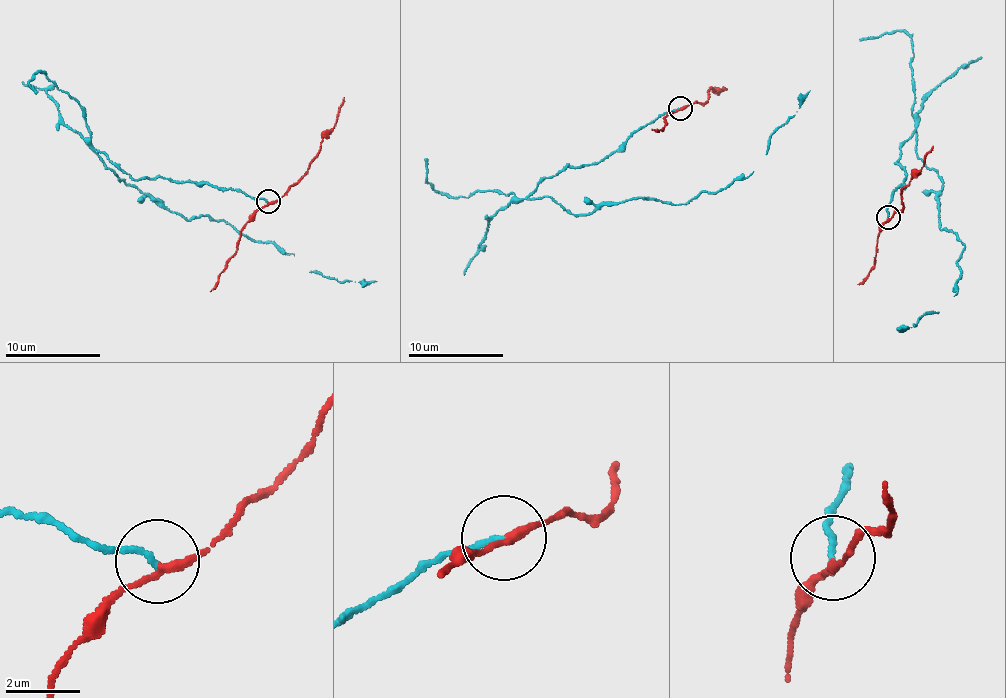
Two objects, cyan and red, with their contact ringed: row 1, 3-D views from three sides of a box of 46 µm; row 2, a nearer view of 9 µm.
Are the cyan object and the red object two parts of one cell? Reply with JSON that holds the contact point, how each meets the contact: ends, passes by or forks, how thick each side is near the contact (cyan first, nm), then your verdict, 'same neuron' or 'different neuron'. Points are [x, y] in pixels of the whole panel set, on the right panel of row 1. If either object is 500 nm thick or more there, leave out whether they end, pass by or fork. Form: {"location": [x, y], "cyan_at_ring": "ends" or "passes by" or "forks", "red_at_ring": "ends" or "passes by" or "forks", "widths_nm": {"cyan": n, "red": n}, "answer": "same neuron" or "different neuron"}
{"location": [888, 217], "cyan_at_ring": "ends", "red_at_ring": "passes by", "widths_nm": {"cyan": 140, "red": 180}, "answer": "different neuron"}

